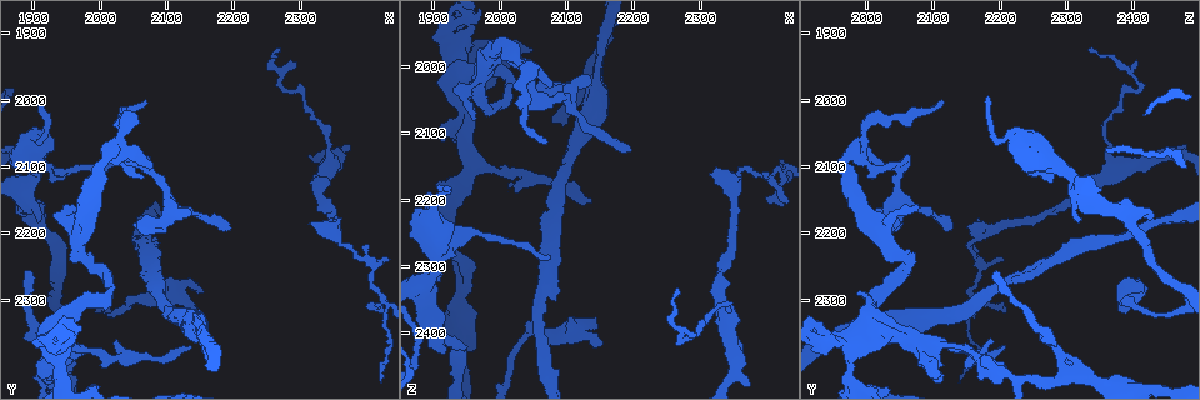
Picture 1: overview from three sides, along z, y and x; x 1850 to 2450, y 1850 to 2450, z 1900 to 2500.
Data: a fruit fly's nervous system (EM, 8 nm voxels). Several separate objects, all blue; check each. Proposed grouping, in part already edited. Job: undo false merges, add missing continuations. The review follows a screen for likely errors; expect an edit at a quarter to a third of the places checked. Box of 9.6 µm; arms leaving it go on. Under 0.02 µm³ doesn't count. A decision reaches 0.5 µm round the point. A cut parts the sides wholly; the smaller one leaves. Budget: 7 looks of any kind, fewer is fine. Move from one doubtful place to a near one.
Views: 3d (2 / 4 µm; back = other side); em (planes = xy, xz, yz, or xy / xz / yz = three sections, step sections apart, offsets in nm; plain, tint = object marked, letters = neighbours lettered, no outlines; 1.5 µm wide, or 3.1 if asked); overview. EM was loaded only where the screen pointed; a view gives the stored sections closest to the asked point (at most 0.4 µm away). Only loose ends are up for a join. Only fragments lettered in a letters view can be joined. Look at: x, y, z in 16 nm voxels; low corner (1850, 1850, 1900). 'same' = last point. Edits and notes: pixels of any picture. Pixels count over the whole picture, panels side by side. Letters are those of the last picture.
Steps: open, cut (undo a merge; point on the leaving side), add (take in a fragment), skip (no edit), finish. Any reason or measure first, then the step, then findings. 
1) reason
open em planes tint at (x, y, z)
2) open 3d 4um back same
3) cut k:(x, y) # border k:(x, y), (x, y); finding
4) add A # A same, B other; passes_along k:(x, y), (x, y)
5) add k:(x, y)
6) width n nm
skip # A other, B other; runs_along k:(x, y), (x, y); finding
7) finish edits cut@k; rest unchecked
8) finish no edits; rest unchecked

free end
open em planes letters at (2140, 2320, 2390)

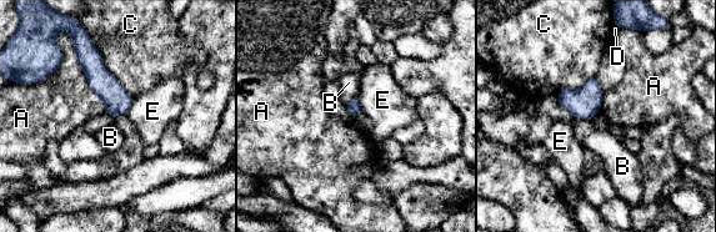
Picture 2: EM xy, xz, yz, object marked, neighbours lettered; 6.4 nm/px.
longest_contact C 480 nm
skip # A other, B other, C other, D other, E other; runs_along 2:(90, 49), (96, 75), (121, 111); none of them fits

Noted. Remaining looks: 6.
sharp bend
open 3d 2um at (1980, 2245, 2065)

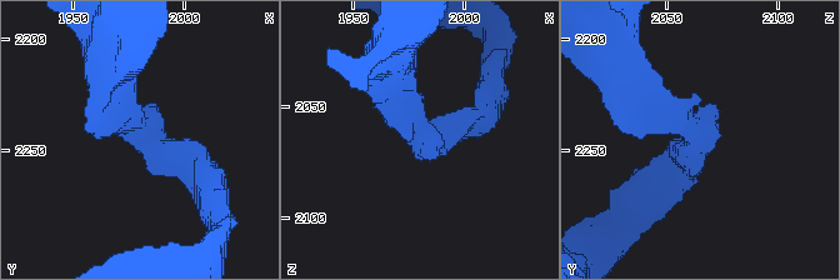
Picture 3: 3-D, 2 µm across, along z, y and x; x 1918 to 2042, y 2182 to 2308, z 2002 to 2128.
arm_widths 220, 300 nm
open em planes tint at (1980, 2242, 2063)

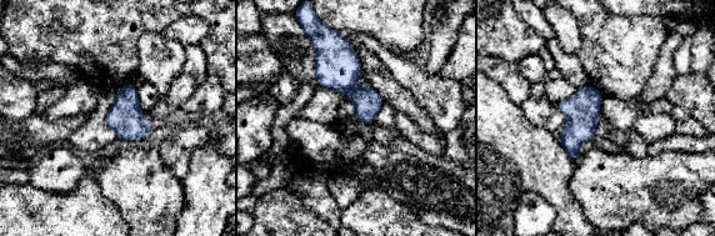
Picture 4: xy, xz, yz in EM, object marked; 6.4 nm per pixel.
open em planes letters same

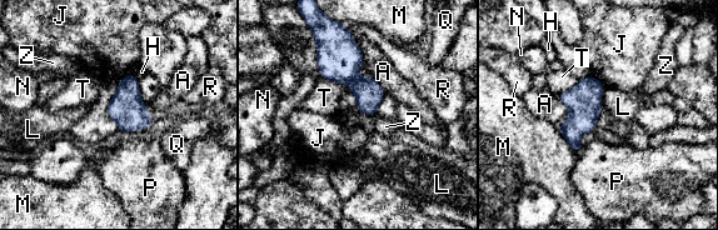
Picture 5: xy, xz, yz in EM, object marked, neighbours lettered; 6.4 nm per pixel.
longest_contact A 220 nm
skip # A other, H other, J other, L other, M other, N other, P other, Q other, R other, T other, Z other; all the same cell

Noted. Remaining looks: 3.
an open end
open em planes letters at (1900, 2260, 2195)

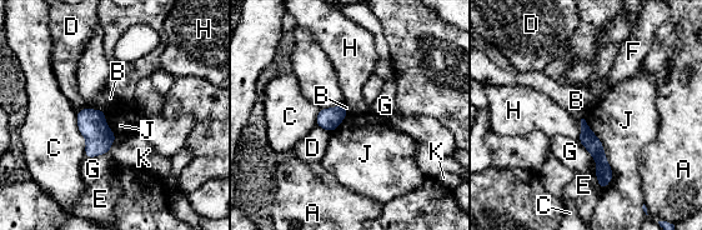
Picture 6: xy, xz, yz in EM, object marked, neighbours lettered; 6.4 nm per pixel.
width 100 nm
skip # A other, B other, C other, D other, E other, F other, G other, H other, J other, K other; border 6:(583, 118), (612, 173), (602, 190); no lettered fragment goes on from it

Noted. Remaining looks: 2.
finish no edits; rest unchecked

